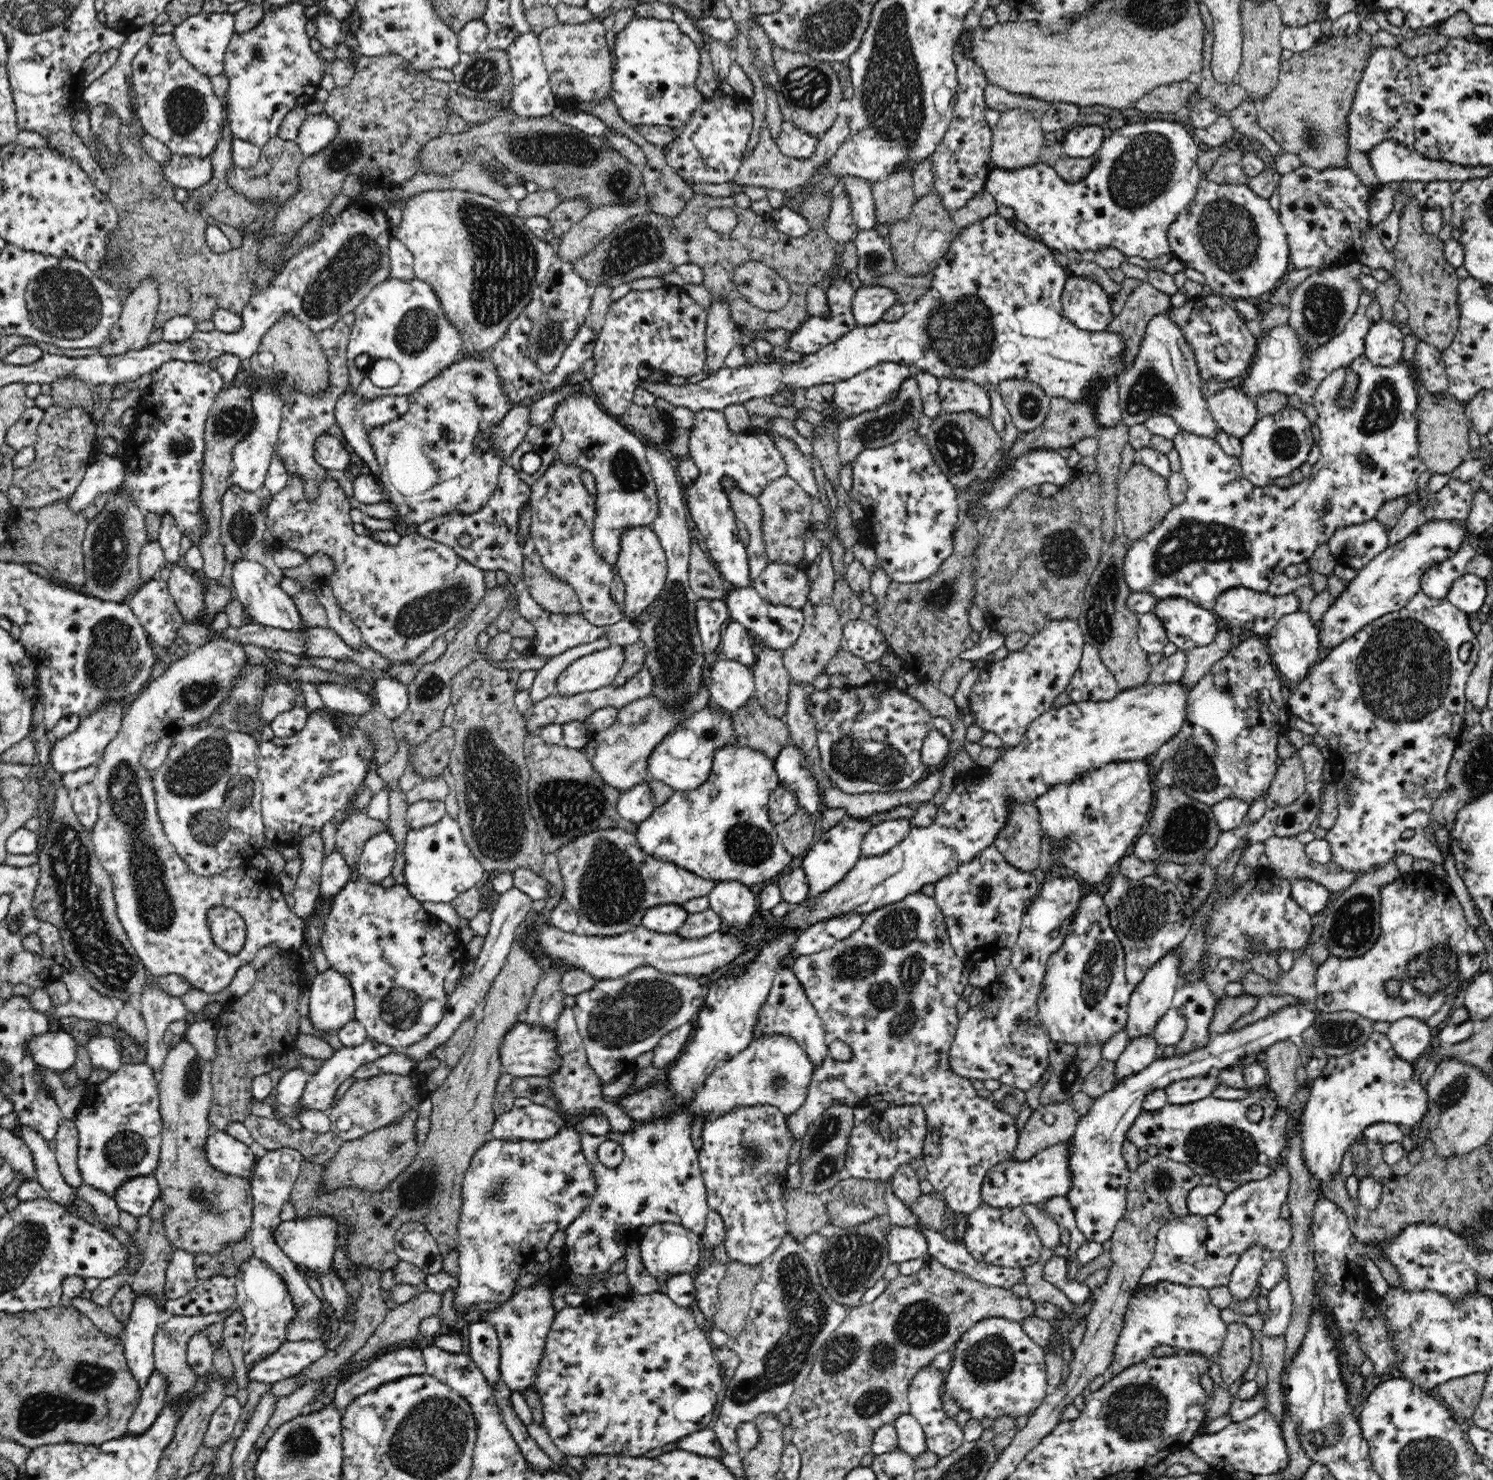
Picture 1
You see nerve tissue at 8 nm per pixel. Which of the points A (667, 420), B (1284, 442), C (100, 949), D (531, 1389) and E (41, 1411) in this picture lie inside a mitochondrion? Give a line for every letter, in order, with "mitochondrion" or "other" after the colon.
A: other
B: mitochondrion
C: mitochondrion
D: other
E: mitochondrion

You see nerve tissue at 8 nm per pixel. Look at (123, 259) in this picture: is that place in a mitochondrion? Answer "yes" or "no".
yes

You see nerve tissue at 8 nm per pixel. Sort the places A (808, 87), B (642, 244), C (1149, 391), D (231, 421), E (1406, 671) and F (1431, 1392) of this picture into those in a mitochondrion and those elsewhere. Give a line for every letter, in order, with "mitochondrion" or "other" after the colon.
A: mitochondrion
B: mitochondrion
C: mitochondrion
D: mitochondrion
E: mitochondrion
F: other

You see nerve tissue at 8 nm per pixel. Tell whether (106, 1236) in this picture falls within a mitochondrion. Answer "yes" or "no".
no

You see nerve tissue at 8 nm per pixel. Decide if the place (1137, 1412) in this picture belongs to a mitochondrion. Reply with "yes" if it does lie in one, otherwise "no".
yes

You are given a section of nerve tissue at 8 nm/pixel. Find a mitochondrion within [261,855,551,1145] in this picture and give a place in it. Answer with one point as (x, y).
(401, 1008)

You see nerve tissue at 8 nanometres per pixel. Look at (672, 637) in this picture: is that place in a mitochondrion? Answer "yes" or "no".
yes

